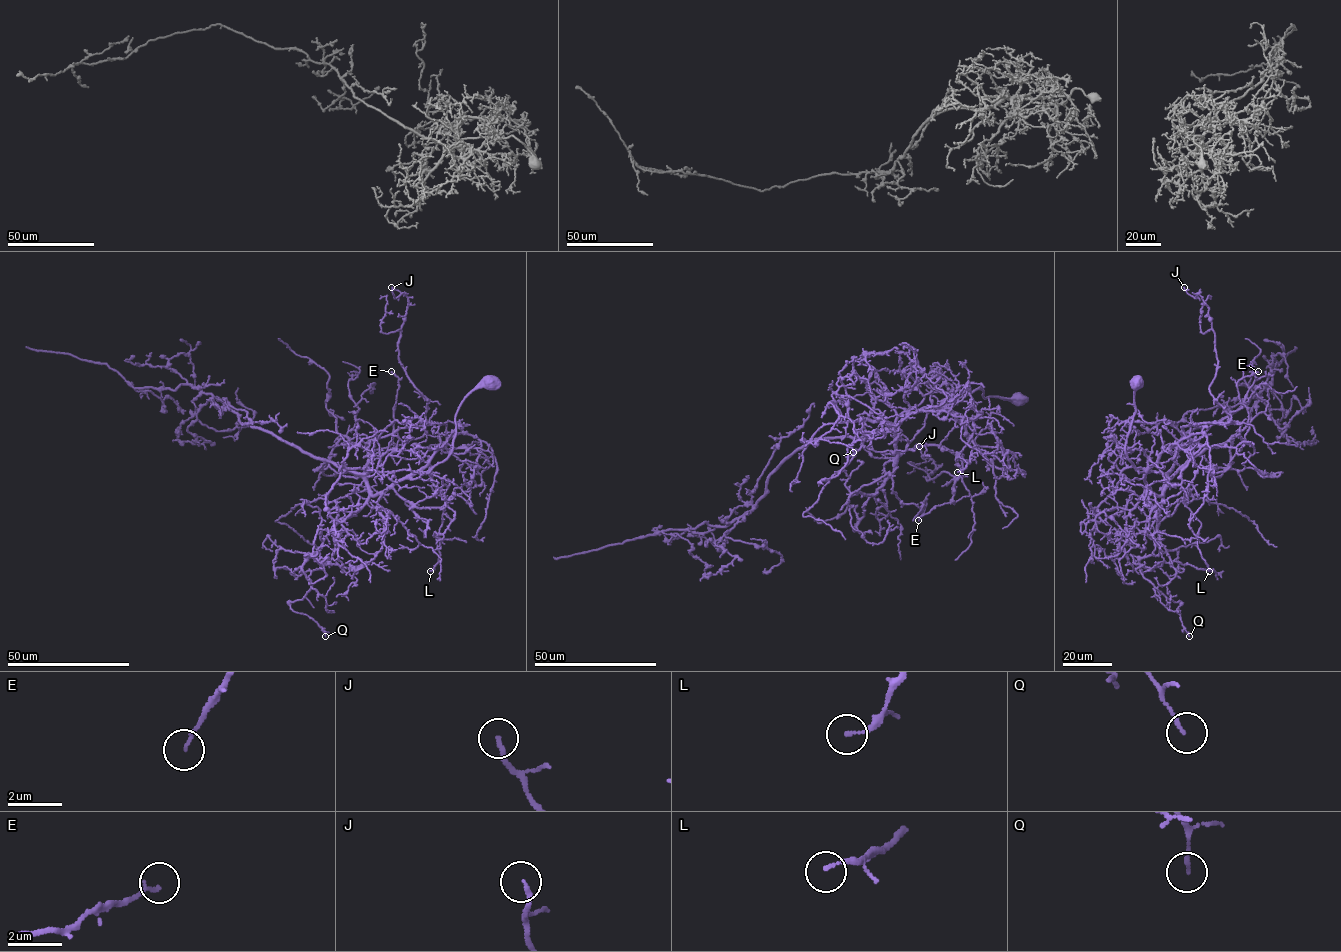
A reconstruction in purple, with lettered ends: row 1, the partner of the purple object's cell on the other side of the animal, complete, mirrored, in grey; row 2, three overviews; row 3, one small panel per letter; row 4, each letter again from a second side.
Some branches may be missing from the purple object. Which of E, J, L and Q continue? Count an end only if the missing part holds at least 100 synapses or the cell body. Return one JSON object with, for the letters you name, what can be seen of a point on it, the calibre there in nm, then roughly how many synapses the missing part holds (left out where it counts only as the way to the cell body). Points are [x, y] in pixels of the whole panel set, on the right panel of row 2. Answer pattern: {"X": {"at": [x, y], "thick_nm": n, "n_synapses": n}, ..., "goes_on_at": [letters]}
{"goes_on_at": []}

